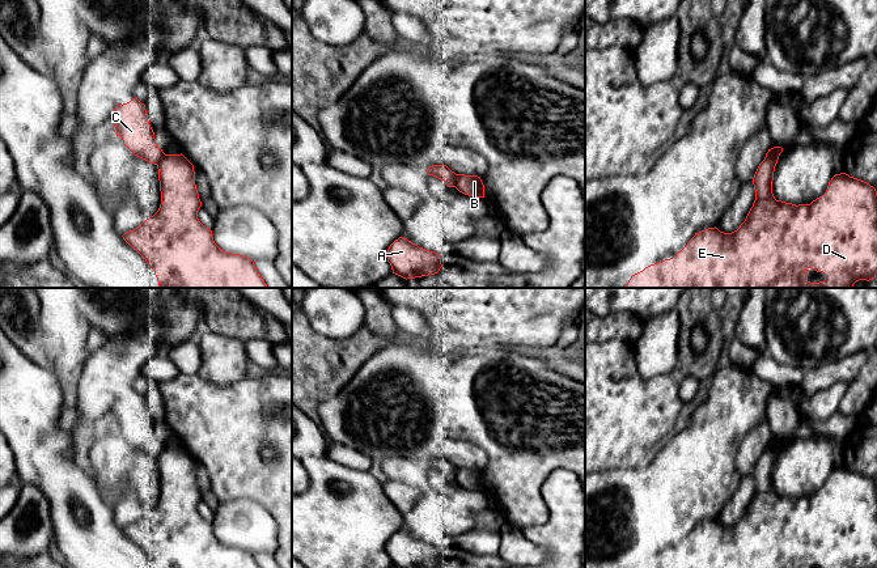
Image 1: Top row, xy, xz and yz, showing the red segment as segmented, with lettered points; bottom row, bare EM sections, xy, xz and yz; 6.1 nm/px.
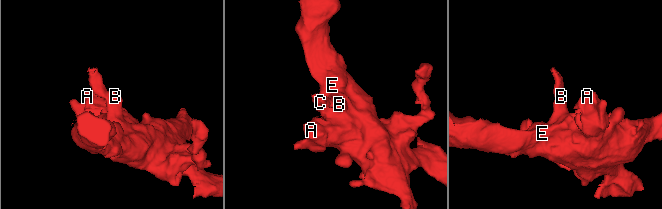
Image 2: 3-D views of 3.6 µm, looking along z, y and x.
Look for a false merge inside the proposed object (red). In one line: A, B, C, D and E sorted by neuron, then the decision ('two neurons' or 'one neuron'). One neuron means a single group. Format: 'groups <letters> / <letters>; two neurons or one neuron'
groups A B D E / C; two neurons

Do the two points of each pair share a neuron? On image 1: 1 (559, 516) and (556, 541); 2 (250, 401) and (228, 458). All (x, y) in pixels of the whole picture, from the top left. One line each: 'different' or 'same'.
1: same
2: same

